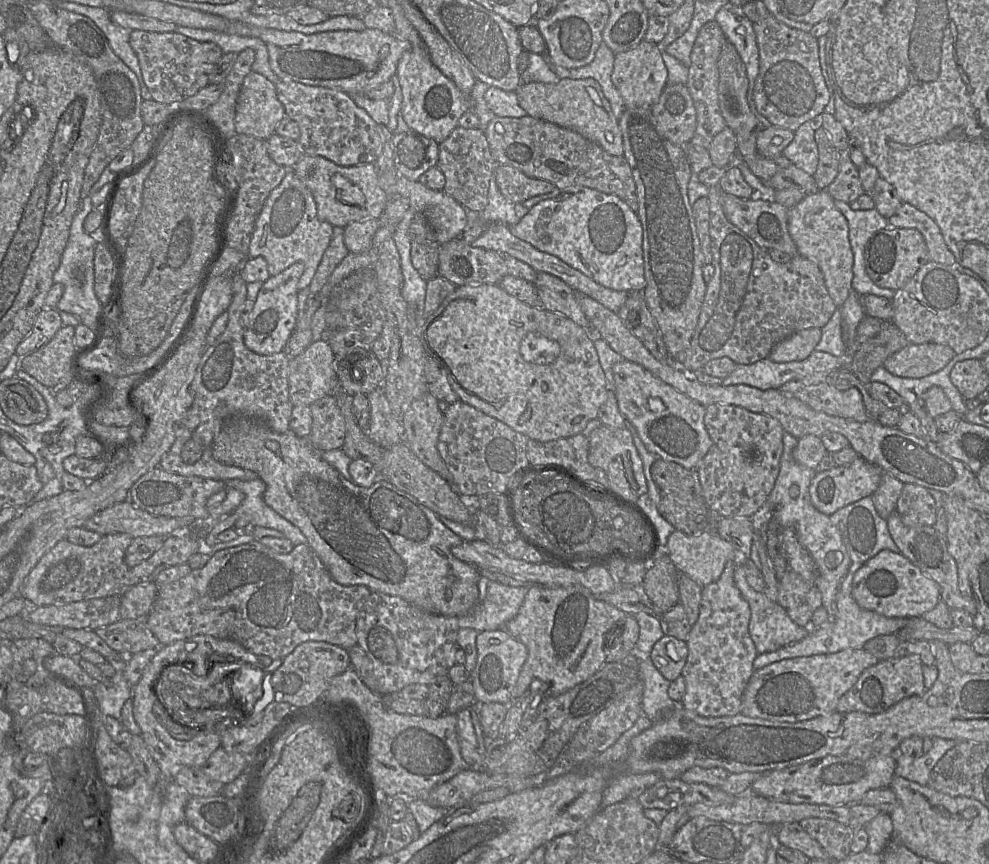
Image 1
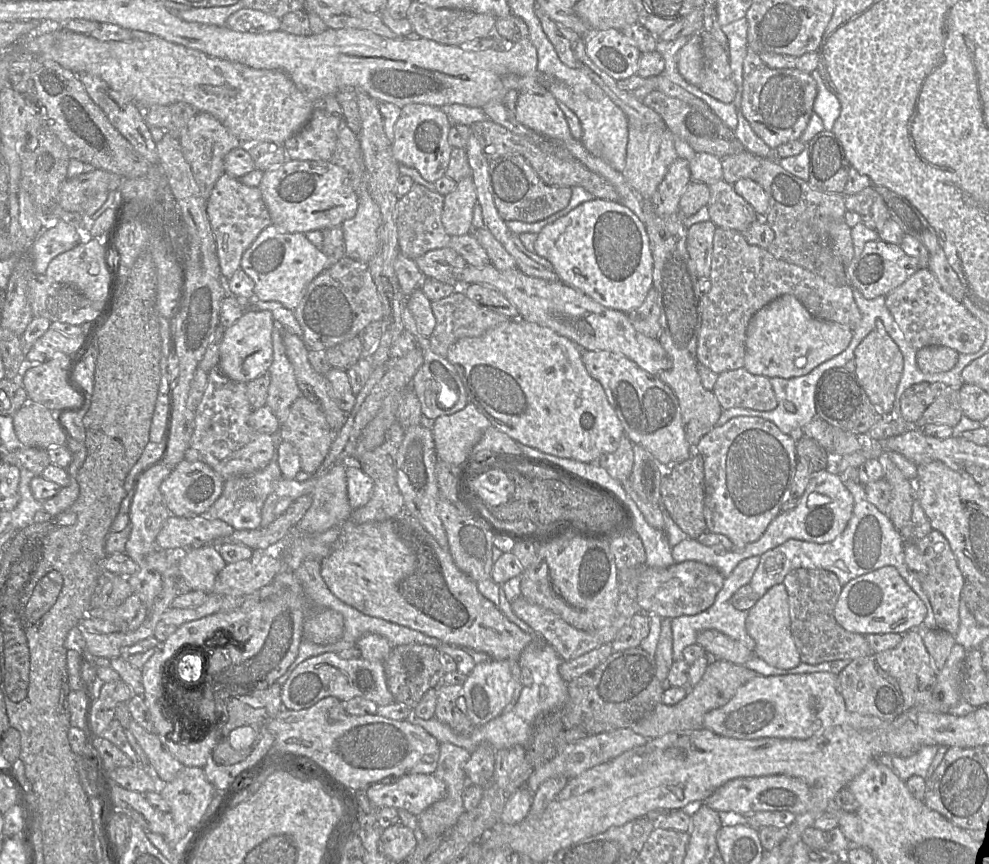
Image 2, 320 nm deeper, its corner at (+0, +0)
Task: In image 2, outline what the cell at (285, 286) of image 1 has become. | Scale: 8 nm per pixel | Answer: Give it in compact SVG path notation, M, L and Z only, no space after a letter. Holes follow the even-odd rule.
M246 309L241 318L224 331L219 347L221 371L231 380L246 384L268 372L273 362L272 332L275 326L270 311Z

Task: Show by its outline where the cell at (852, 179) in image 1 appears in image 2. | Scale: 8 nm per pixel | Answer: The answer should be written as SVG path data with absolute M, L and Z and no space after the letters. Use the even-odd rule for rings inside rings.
M866 187L857 194L845 196L845 207L861 216L862 223L874 231L880 230L890 219L882 196L873 187Z

